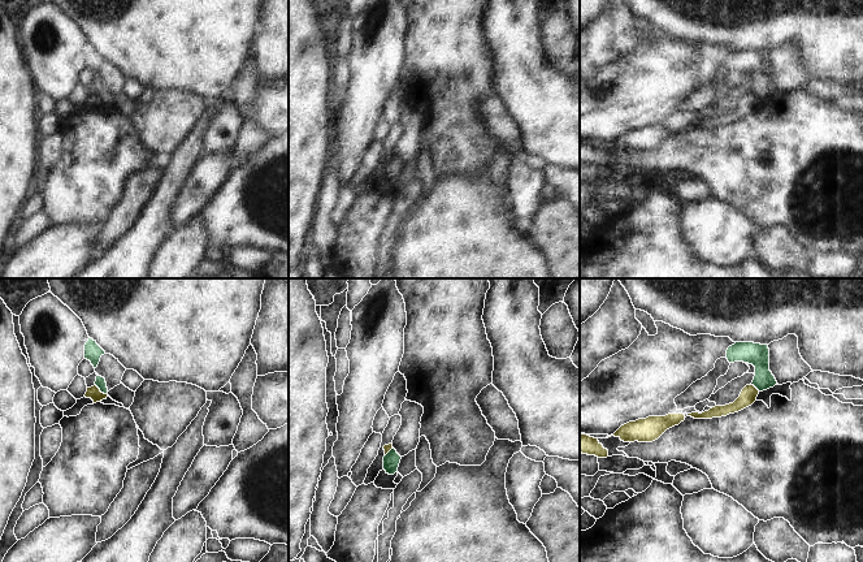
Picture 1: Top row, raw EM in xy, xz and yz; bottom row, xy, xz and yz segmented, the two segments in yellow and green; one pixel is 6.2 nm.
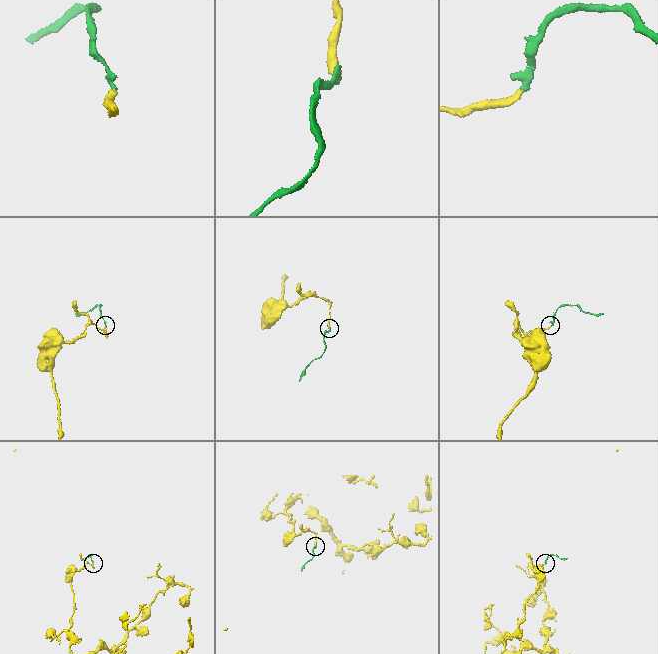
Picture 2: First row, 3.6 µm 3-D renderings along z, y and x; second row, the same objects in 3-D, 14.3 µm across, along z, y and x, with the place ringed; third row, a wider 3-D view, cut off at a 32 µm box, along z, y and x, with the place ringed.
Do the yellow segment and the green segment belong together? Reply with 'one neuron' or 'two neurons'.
two neurons

